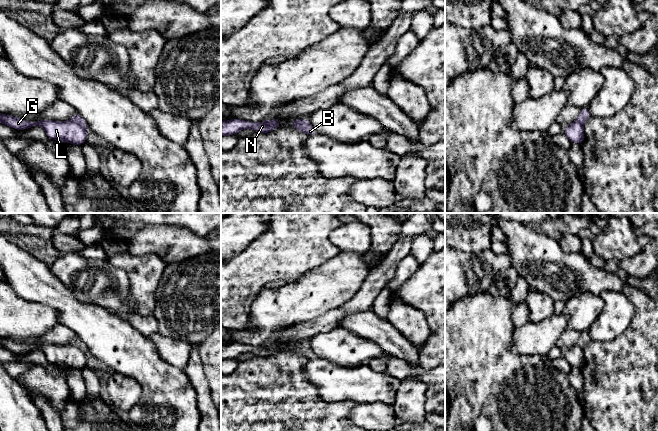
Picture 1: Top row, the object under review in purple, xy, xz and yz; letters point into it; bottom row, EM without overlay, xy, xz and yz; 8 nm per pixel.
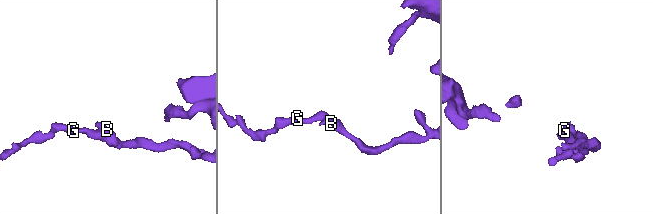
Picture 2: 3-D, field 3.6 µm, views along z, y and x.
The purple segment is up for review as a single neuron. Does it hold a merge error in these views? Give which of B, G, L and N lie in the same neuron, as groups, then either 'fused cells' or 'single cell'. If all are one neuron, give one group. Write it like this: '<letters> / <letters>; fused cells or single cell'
B / G L N; fused cells

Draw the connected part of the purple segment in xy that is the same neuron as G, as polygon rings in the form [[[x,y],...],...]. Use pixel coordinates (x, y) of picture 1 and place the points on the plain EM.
[[[0,337],[0,347],[4,347],[16,354],[30,353],[34,350],[44,352],[49,363],[56,365],[65,365],[81,370],[86,366],[87,354],[80,348],[73,345],[57,346],[46,343],[41,343],[36,346],[29,346],[11,339]]]

